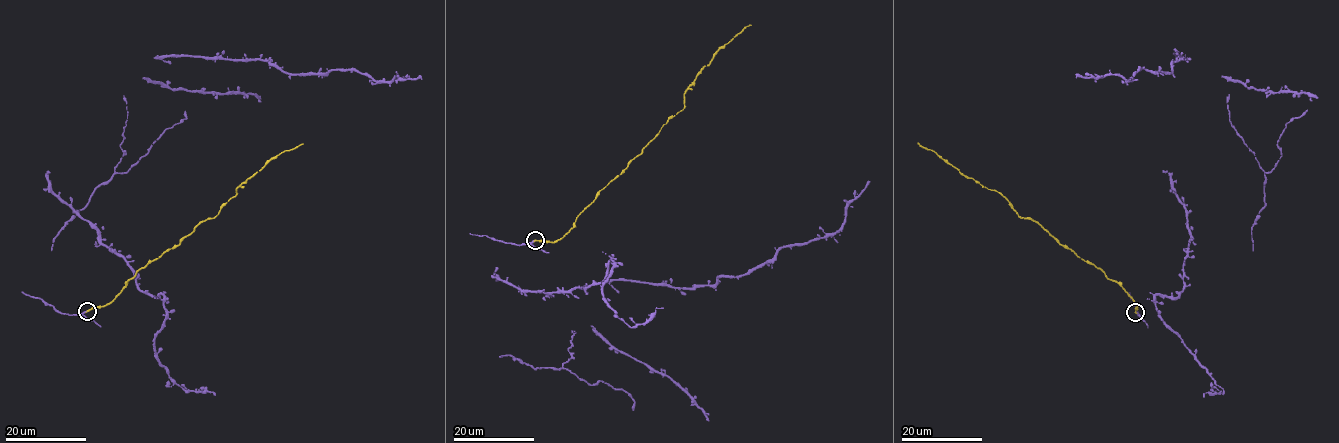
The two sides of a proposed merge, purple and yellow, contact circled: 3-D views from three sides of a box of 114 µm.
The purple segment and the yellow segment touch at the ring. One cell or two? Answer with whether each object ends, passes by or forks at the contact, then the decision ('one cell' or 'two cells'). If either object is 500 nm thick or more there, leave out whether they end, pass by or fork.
purple ends; yellow ends; one cell

